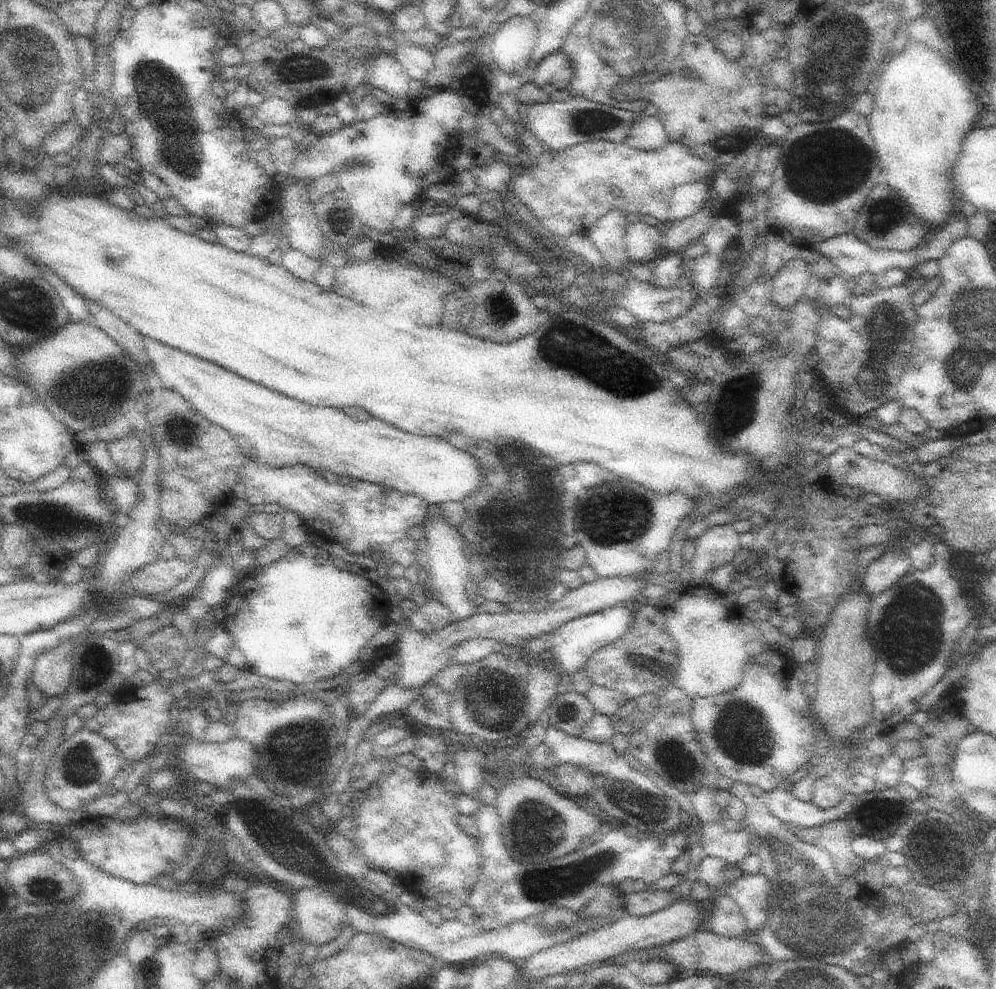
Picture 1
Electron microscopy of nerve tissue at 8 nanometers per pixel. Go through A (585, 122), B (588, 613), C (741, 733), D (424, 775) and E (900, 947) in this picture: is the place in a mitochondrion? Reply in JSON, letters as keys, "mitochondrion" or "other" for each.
{"A":"mitochondrion","B":"other","C":"mitochondrion","D":"other","E":"other"}

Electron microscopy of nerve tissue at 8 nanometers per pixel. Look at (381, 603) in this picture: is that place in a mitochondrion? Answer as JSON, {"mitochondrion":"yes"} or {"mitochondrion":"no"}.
{"mitochondrion":"no"}

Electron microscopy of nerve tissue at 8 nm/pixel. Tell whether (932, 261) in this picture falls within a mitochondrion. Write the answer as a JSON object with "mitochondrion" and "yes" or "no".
{"mitochondrion":"no"}

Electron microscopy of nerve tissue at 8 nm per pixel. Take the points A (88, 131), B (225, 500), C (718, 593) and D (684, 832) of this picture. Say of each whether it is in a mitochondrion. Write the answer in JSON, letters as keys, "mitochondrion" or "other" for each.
{"A":"other","B":"other","C":"other","D":"other"}

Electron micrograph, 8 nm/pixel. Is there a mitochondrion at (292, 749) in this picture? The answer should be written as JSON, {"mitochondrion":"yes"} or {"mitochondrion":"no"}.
{"mitochondrion":"yes"}

